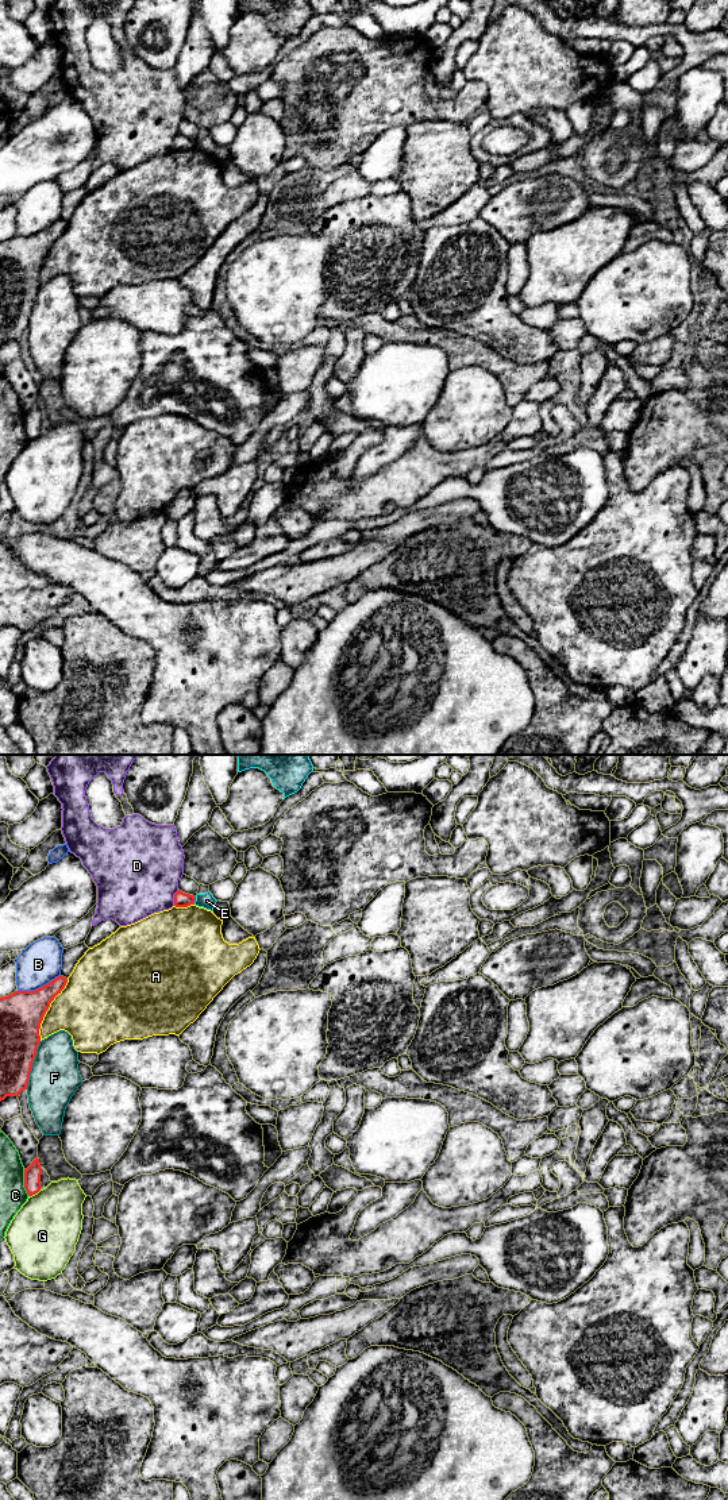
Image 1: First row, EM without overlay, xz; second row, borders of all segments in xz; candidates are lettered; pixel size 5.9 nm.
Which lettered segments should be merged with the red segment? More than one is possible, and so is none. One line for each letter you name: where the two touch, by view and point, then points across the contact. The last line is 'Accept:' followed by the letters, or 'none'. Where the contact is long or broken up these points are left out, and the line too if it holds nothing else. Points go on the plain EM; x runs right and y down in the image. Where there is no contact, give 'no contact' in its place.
Accept: none

